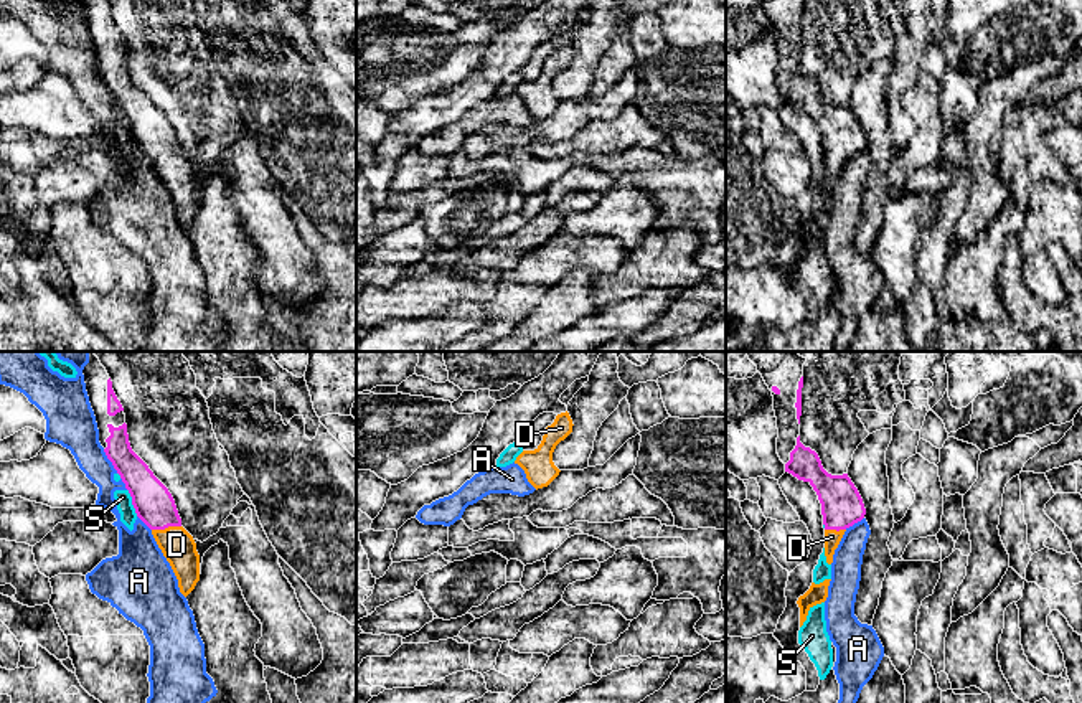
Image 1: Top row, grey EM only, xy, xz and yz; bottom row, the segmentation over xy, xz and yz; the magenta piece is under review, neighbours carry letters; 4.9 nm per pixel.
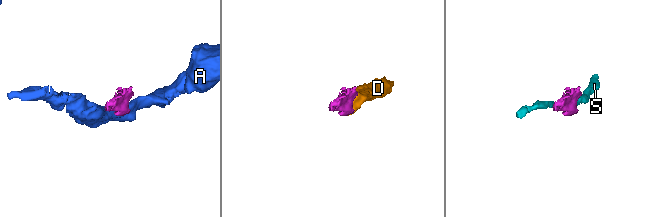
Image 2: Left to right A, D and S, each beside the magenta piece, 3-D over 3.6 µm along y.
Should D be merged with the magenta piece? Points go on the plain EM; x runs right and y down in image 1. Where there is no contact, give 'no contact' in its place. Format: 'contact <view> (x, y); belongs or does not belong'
contact xy (165, 157); belongs

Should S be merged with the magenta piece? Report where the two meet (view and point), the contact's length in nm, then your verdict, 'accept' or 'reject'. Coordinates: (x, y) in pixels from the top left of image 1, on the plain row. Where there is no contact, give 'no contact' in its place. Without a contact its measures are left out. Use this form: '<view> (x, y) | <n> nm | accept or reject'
xy (132, 132) | 140 nm | reject

